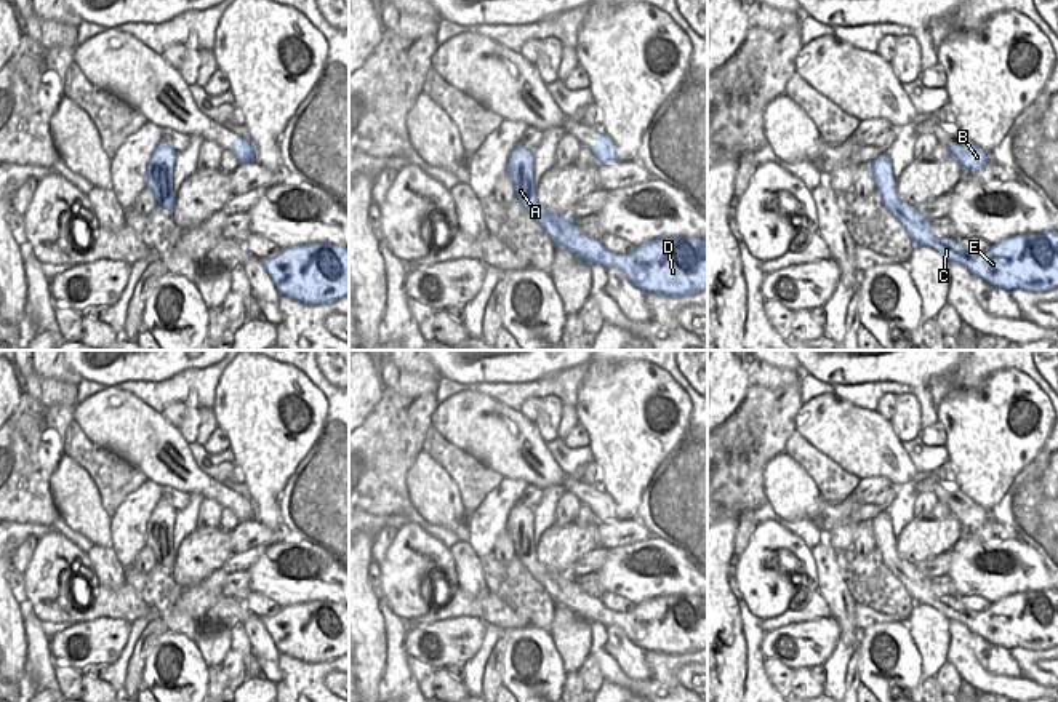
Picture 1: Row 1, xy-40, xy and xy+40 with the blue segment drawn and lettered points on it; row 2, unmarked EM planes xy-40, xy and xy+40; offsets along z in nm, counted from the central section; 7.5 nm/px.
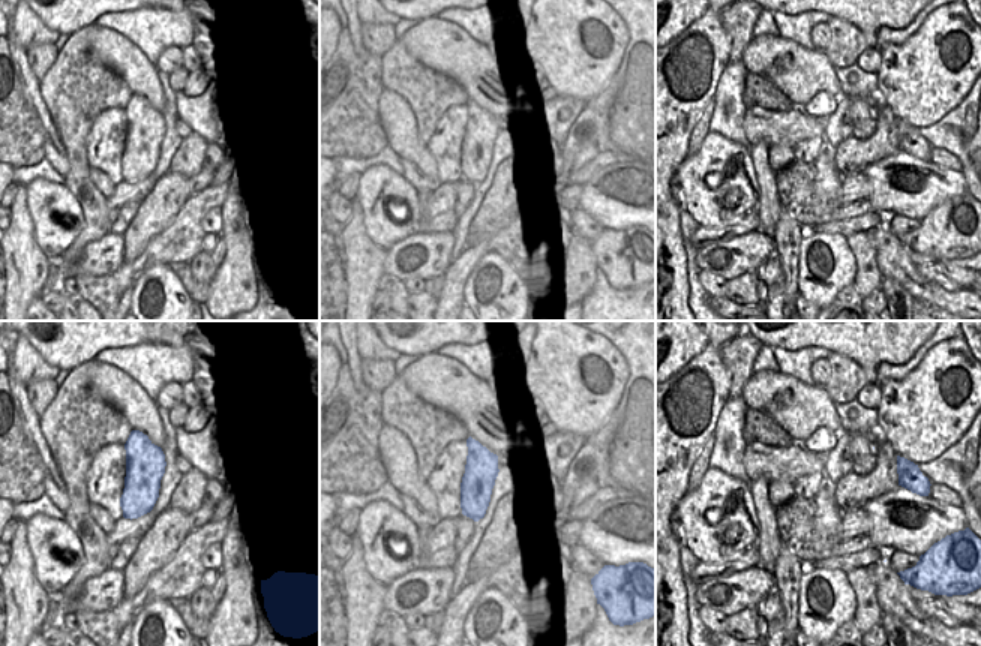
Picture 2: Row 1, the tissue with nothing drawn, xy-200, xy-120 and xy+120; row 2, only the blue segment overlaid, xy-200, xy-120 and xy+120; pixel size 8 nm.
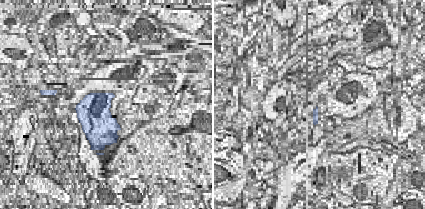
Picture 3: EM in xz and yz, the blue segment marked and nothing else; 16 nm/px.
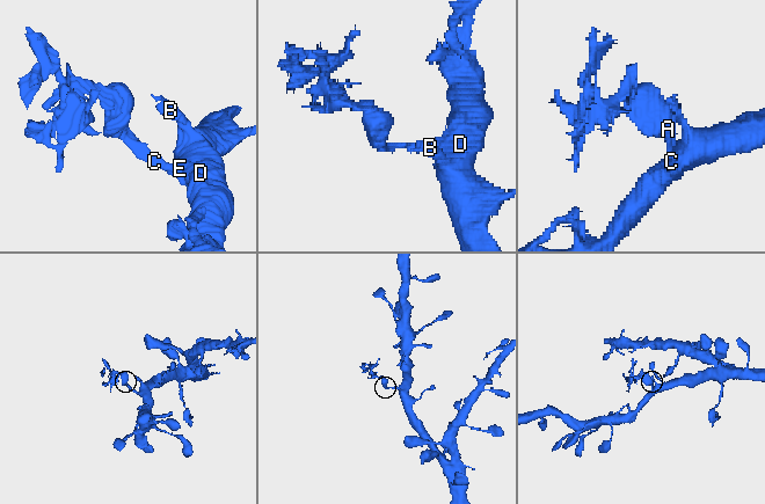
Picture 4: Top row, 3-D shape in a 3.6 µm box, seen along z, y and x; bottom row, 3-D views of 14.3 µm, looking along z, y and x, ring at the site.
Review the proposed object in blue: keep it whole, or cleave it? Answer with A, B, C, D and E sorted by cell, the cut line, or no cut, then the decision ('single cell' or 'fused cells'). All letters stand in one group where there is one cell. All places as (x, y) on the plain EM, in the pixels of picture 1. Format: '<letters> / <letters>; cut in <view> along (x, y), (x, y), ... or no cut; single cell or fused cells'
A / B C D E; cut in xy along (573, 579), (553, 598); fused cells

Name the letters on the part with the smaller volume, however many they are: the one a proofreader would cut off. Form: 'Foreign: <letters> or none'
Foreign: A

